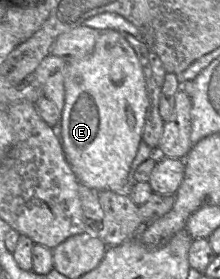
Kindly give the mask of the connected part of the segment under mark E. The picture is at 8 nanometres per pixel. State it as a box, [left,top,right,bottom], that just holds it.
[59,30,148,192]

